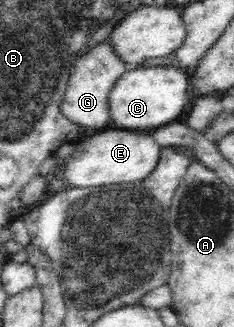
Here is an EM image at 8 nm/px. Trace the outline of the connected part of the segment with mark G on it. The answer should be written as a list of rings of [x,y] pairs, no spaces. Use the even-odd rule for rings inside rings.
[[[109,41],[100,43],[75,61],[66,93],[60,103],[60,112],[68,120],[88,129],[100,129],[110,122],[108,97],[116,81],[125,73],[126,64],[114,52]]]

